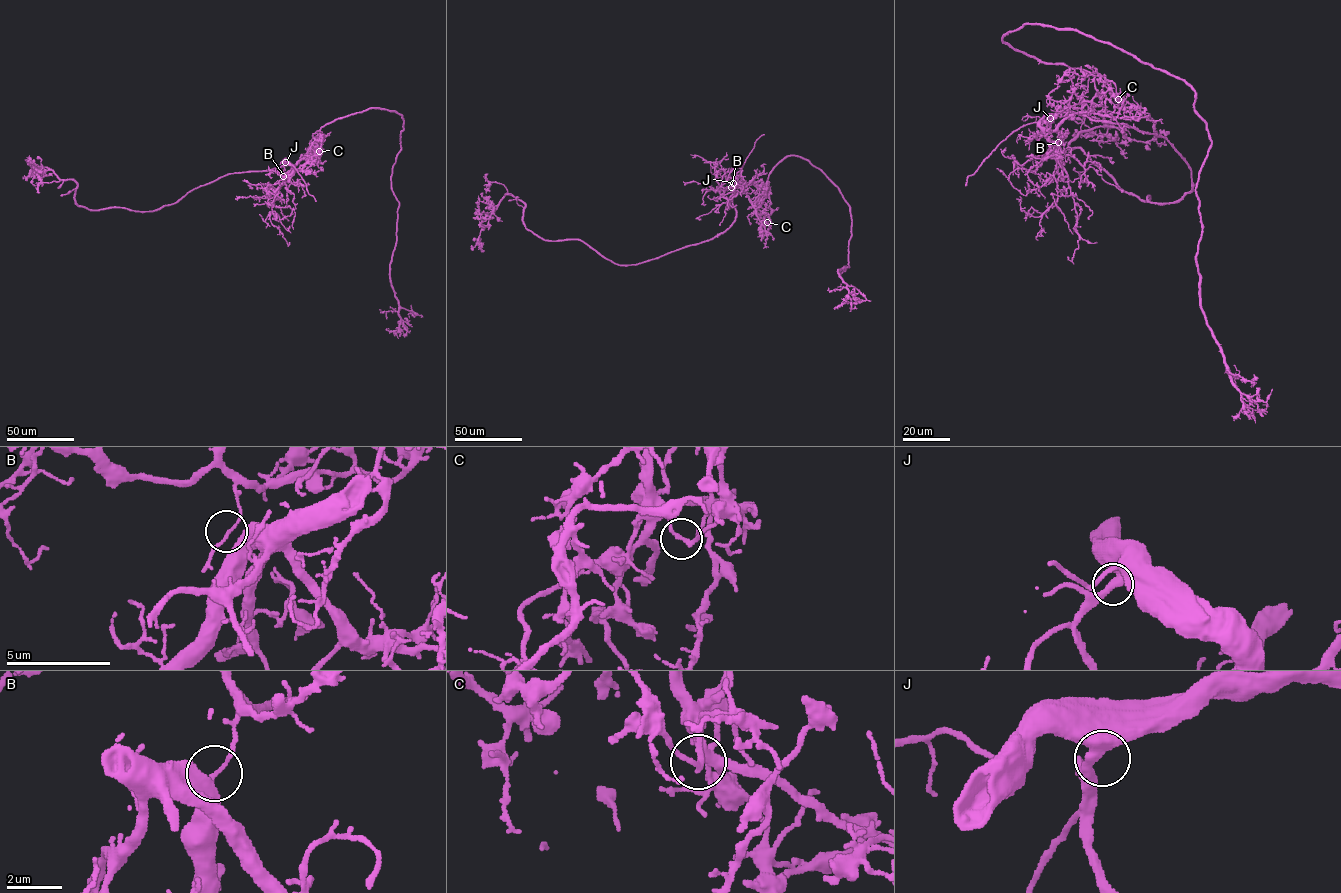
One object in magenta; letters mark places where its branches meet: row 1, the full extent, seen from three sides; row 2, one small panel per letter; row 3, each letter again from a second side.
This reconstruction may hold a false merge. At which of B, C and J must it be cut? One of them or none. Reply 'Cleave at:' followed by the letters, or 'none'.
Cleave at: C

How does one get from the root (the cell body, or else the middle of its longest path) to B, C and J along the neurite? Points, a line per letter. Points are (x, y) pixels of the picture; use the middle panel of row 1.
B: (752, 201), (742, 183), (738, 182), (731, 187)
C: (752, 201), (756, 221), (767, 222)
J: (752, 201), (743, 188), (741, 178), (733, 183)

